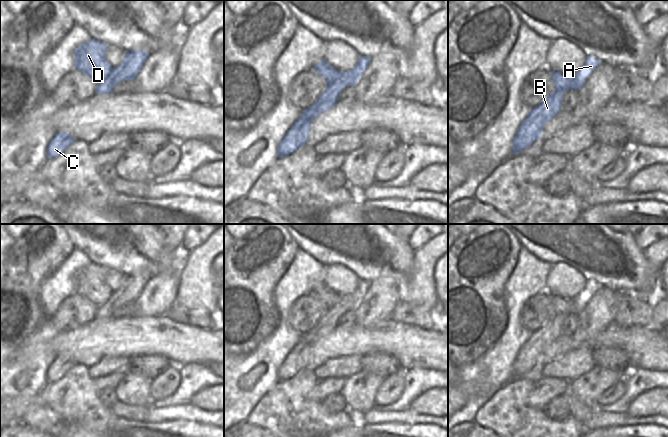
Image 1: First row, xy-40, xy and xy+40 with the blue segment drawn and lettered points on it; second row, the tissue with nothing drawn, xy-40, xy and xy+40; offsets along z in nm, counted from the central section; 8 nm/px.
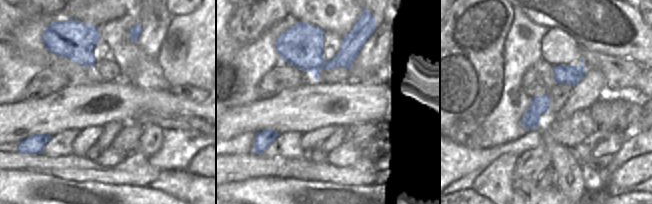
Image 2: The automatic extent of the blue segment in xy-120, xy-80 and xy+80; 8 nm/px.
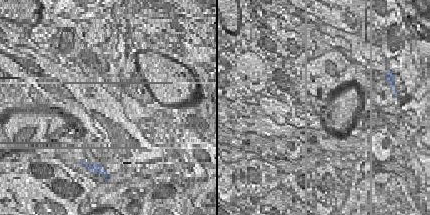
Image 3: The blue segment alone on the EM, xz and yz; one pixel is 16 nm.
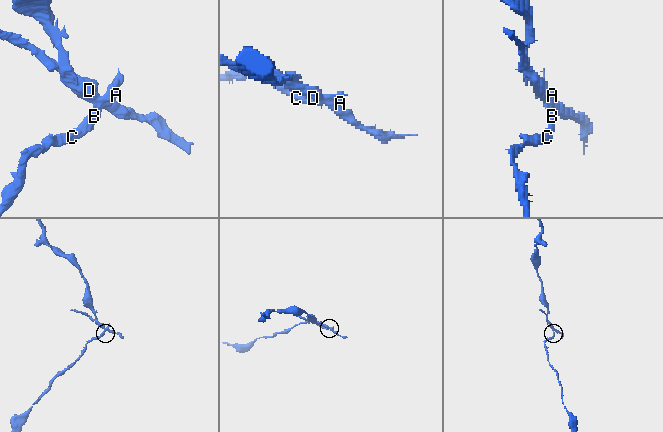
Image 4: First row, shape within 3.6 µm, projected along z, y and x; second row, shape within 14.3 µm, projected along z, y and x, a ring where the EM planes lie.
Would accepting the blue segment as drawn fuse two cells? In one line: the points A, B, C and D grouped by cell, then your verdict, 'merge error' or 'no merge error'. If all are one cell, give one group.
groups A B C / D; merge error

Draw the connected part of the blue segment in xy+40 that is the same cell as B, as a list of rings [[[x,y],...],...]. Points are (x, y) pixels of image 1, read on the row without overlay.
[[[557,312],[531,334],[513,363],[513,378],[519,378],[536,364],[541,364],[543,351],[561,335],[564,317],[564,314]]]

